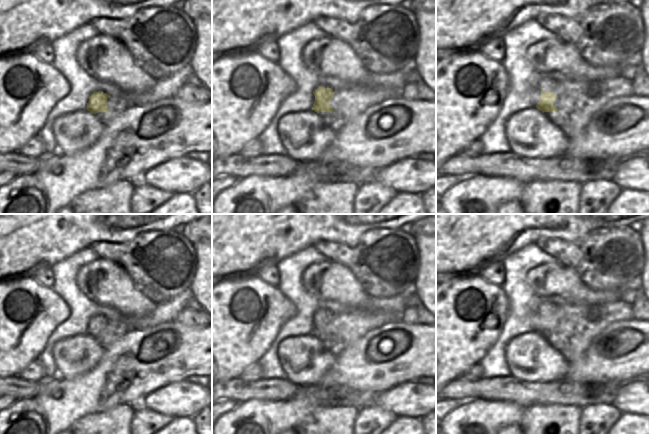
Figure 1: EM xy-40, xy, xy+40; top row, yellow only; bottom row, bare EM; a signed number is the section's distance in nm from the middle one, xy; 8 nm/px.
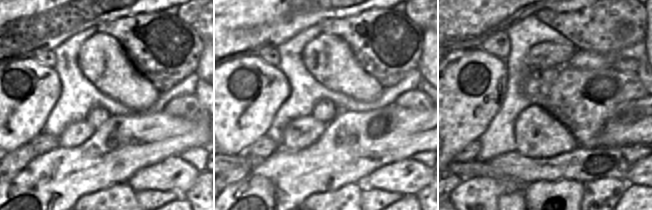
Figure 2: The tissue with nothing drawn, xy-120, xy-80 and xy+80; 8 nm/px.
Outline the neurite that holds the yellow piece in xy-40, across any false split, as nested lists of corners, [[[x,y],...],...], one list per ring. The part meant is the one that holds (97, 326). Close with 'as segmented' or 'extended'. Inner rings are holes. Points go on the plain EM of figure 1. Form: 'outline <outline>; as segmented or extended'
outline [[[102,315],[94,316],[90,321],[87,327],[87,334],[96,338],[98,336],[109,336],[107,331],[107,323],[110,321],[109,318],[106,318]]]; as segmented

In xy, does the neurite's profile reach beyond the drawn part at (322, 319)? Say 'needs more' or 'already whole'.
already whole

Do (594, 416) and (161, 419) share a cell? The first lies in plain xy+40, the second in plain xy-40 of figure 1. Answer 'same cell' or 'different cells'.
same cell

